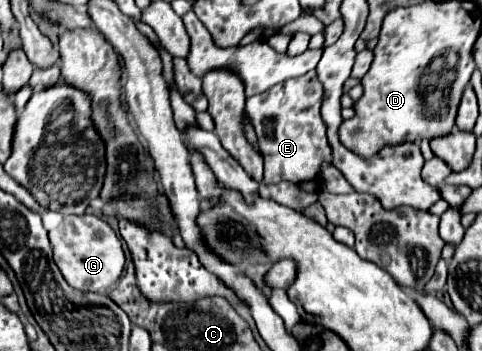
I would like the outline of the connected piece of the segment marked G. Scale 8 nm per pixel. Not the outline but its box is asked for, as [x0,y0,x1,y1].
[49,215,125,291]

